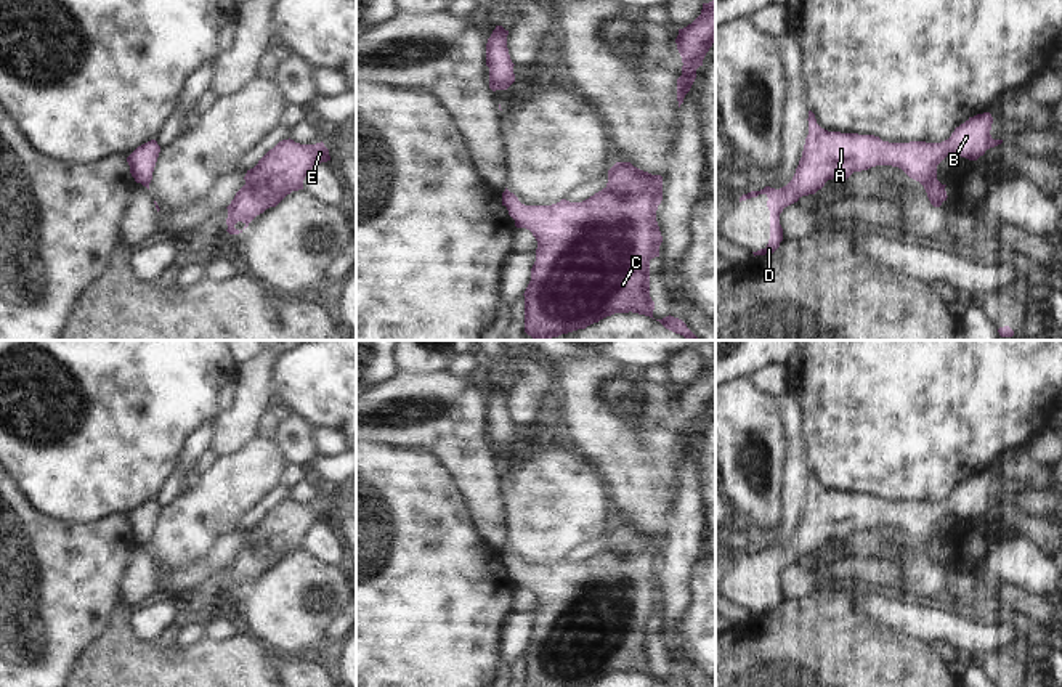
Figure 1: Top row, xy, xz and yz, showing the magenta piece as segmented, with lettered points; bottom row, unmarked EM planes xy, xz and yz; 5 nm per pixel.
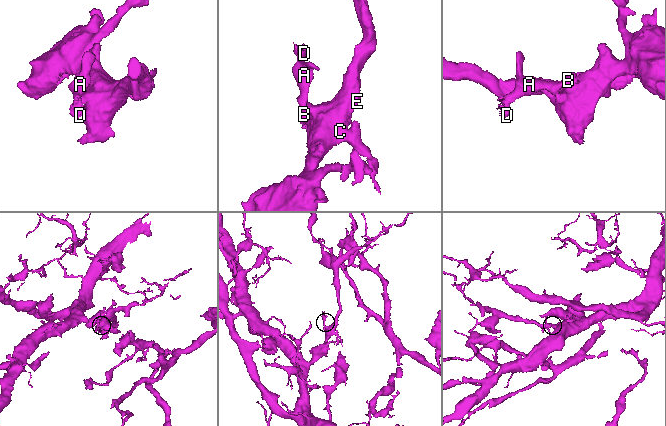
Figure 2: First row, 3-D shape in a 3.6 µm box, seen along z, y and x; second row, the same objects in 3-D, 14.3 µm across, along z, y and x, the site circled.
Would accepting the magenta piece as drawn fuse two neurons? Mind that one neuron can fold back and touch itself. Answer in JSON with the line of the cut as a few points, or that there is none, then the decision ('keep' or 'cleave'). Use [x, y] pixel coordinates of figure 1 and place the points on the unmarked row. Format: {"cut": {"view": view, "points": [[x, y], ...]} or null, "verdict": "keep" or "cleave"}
{"cut": {"view": "yz", "points": [[936, 536], [924, 546]]}, "verdict": "cleave"}

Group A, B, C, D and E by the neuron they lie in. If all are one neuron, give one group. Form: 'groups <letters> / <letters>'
groups A B D / C E

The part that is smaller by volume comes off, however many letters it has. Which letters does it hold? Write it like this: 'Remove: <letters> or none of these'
Remove: A, B, D

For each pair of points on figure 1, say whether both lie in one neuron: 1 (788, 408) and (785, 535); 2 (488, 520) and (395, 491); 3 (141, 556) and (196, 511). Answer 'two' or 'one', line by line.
1: one
2: two
3: two

